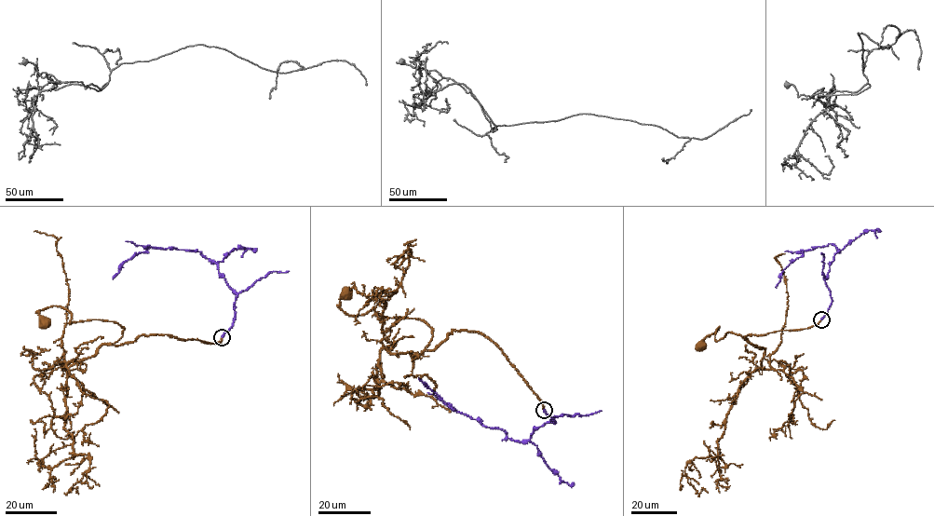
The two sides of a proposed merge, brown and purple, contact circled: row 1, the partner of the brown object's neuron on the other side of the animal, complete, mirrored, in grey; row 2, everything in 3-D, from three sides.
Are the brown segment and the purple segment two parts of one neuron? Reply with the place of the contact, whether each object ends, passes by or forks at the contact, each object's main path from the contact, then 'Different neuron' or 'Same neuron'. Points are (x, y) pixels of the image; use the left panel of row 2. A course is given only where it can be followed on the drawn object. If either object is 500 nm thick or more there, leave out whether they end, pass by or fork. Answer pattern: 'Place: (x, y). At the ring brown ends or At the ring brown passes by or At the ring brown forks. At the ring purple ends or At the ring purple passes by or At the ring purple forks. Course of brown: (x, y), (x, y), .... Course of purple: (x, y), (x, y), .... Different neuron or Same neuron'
Place: (222, 337). At the ring brown ends. At the ring purple ends. Course of brown: (222, 337), (143, 334), (113, 346), (124, 328), (116, 322), (71, 323), (59, 306), (39, 311), (44, 324). Course of purple: (222, 337), (235, 319), (236, 292), (218, 272), (218, 264), (198, 251), (150, 247), (125, 262), (113, 278). Same neuron

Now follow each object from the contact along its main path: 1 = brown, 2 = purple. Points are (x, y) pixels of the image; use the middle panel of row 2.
1: (544, 409), (484, 335), (453, 331), (426, 349), (423, 321), (373, 306), (349, 315), (345, 294)
2: (544, 409), (555, 422), (552, 418), (519, 442), (449, 407), (418, 378)

